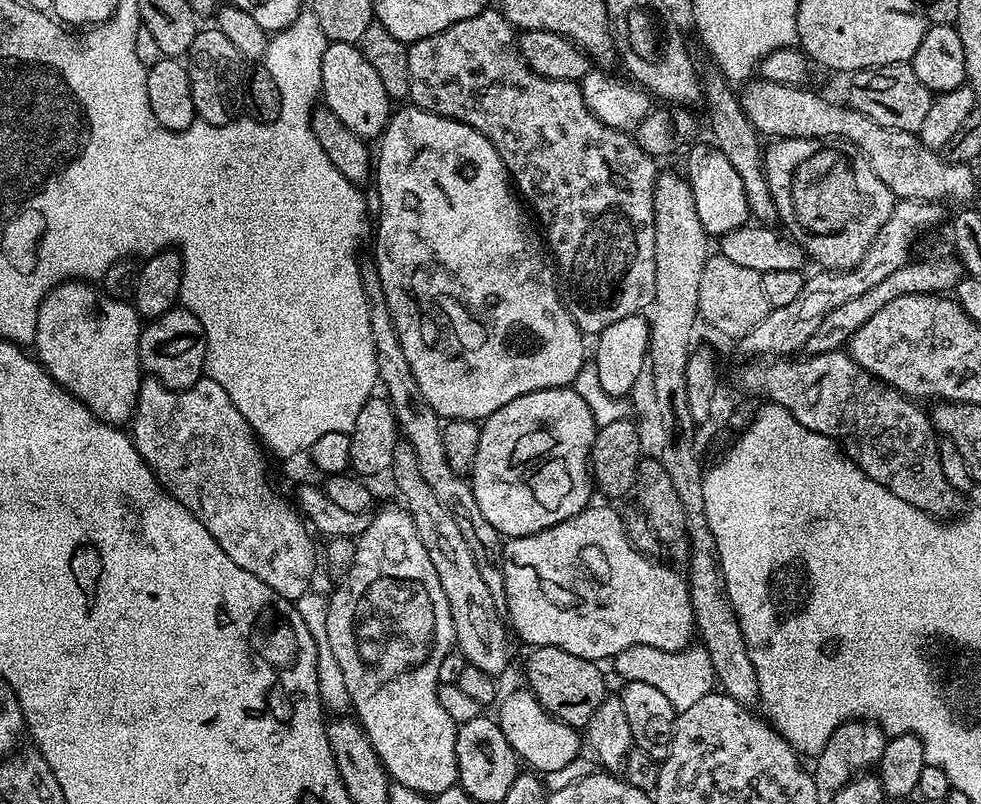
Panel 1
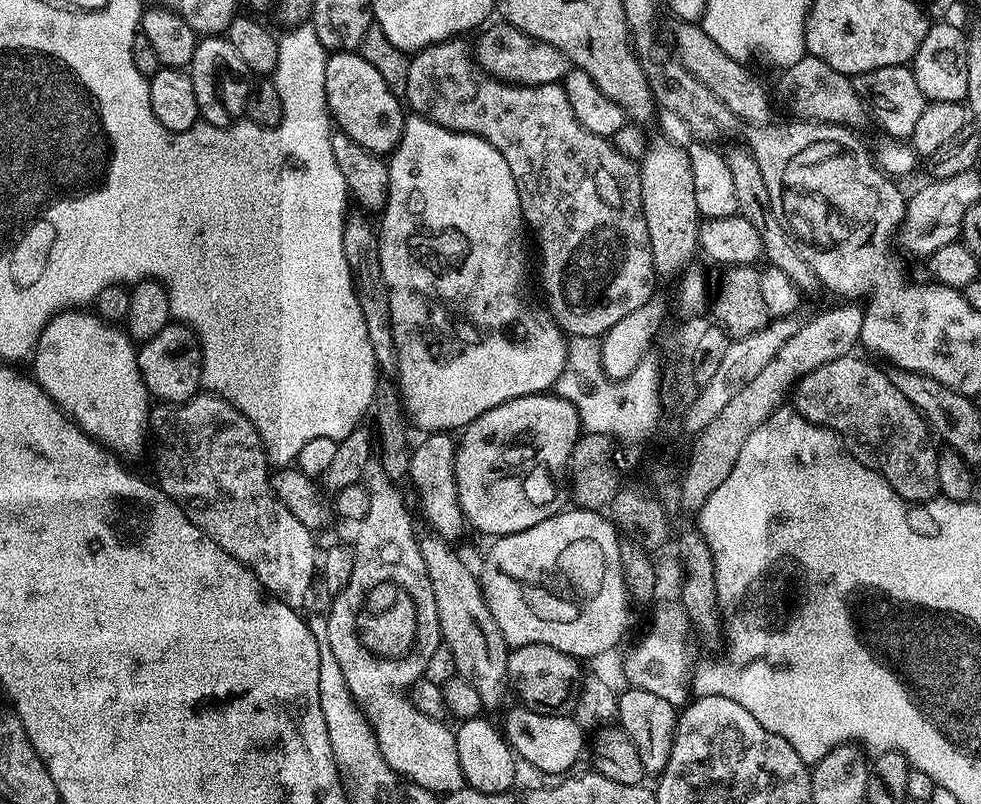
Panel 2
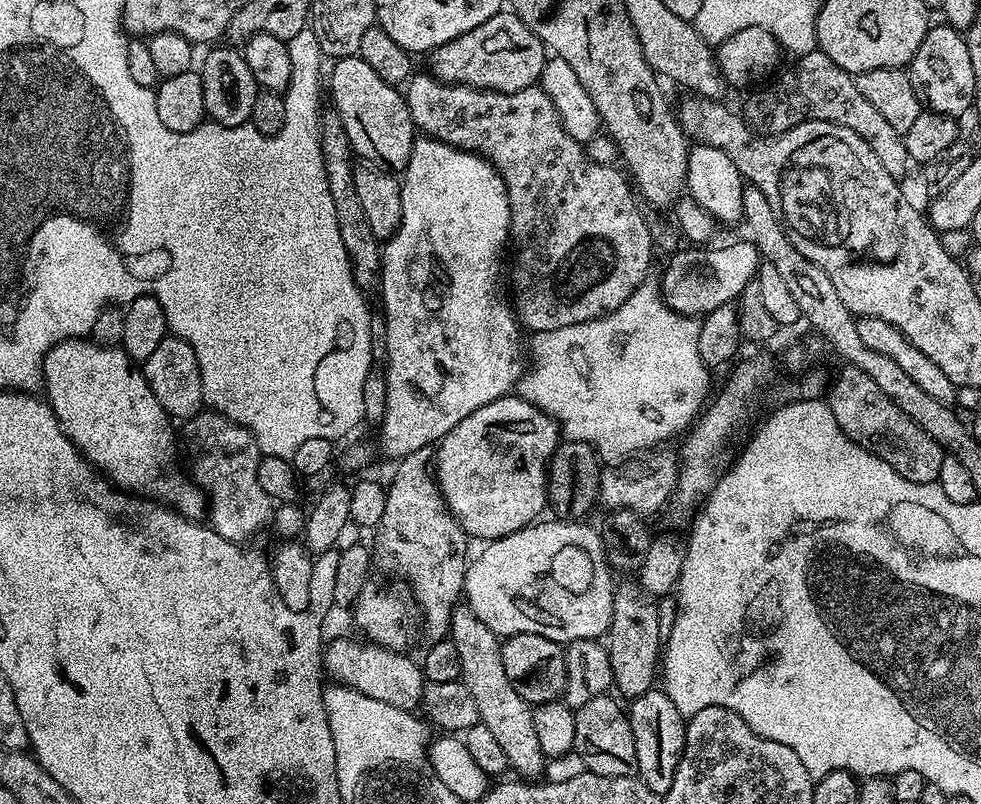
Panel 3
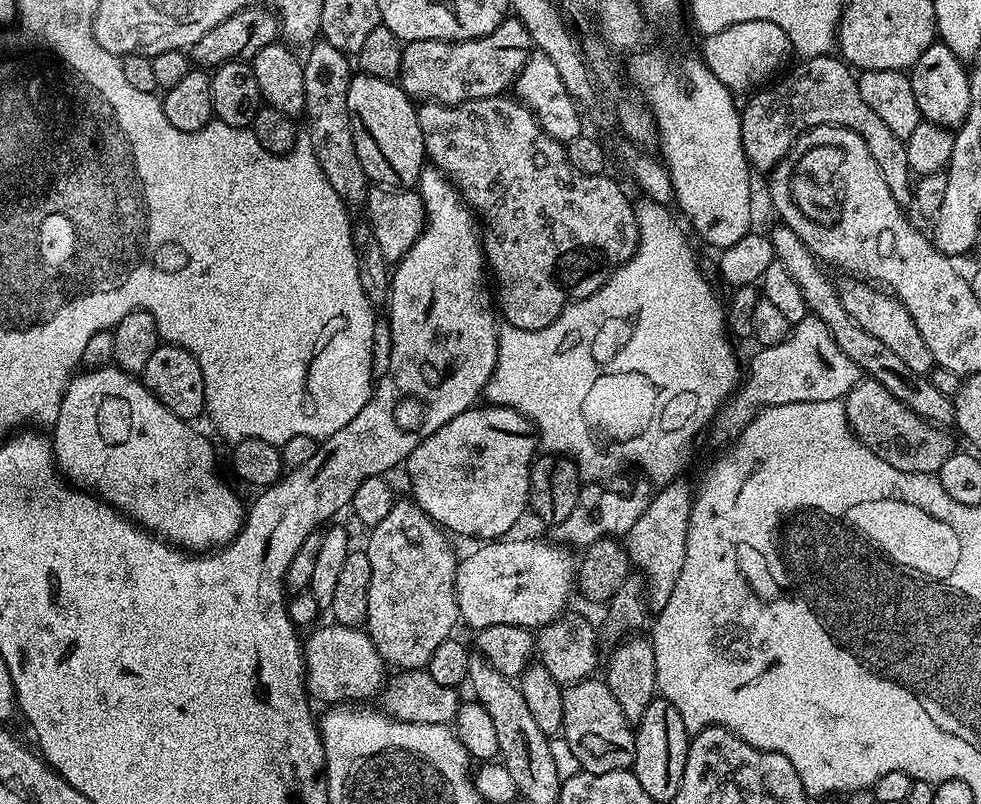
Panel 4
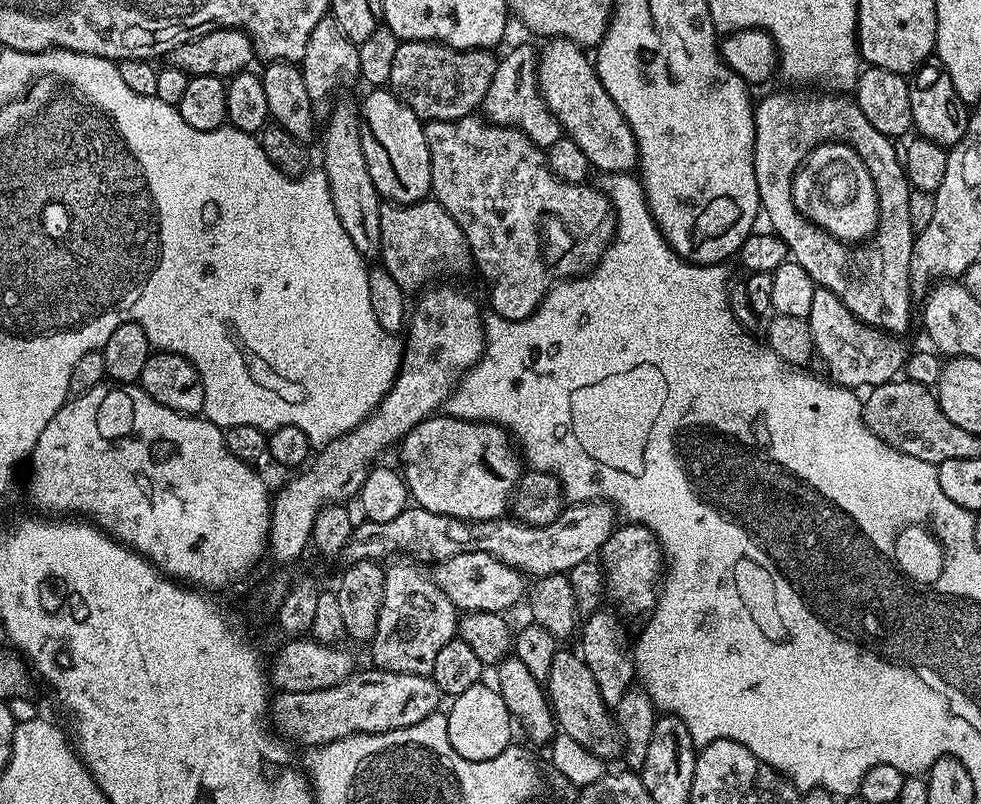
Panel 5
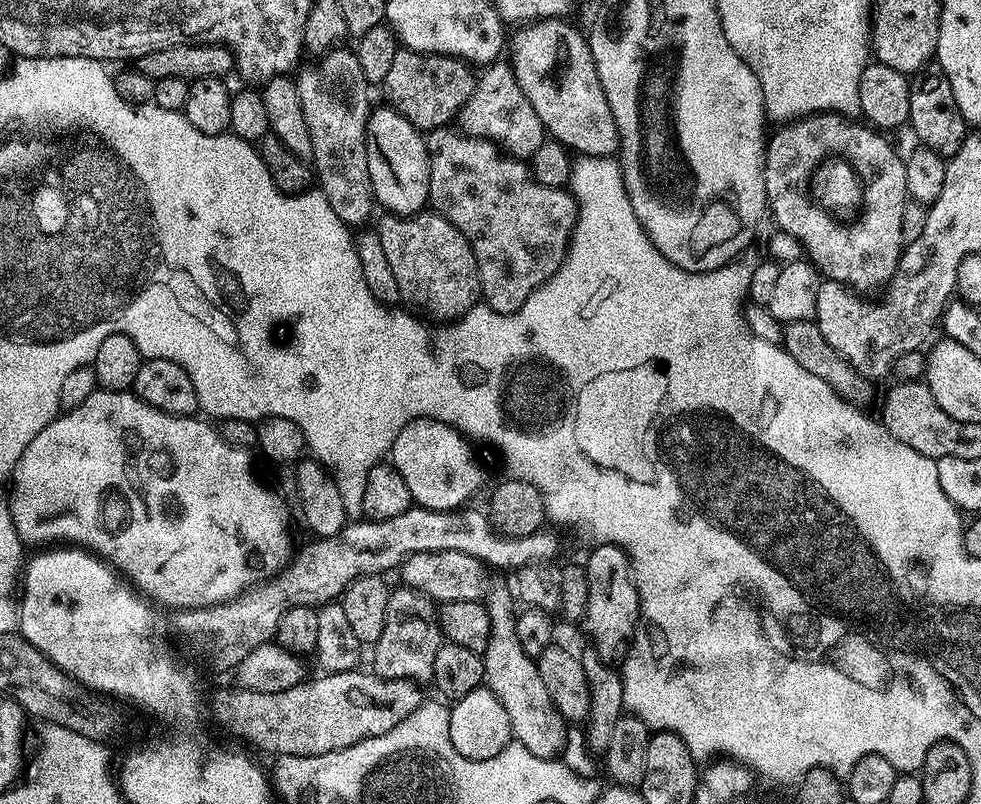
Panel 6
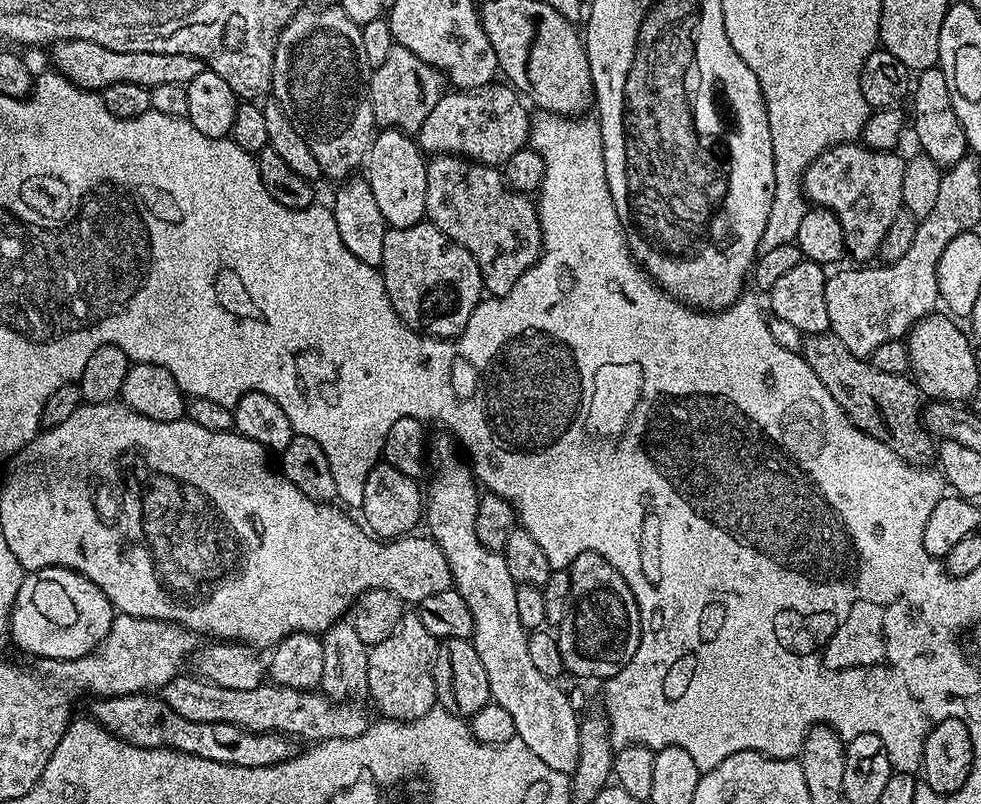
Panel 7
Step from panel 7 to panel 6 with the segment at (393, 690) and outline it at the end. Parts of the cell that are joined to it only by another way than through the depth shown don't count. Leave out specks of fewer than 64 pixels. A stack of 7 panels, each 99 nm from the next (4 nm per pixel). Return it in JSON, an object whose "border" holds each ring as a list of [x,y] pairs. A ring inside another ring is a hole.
{"border":[[[407,586],[393,591],[386,606],[386,626],[382,626],[382,638],[374,645],[371,667],[377,676],[387,680],[414,680],[426,682],[434,674],[434,654],[438,654],[442,637],[438,608],[423,592],[415,592]]]}

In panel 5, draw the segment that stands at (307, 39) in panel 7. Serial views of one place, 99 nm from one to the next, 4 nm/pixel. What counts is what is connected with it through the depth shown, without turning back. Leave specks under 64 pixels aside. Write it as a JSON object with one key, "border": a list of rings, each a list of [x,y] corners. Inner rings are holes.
{"border":[[[342,100],[331,109],[326,120],[328,125],[325,128],[323,125],[322,128],[322,136],[324,132],[322,170],[328,179],[330,198],[334,198],[334,210],[338,210],[338,222],[342,222],[342,230],[346,230],[350,242],[358,246],[358,254],[362,254],[365,258],[372,258],[372,256],[376,258],[380,255],[382,197],[370,178],[370,170],[366,170],[366,154],[362,154],[357,105]]]}

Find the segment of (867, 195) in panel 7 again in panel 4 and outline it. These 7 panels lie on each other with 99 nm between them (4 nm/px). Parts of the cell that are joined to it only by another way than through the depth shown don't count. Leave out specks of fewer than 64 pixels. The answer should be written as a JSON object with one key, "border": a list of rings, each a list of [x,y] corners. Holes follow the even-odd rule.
{"border":[[[836,54],[810,56],[799,63],[789,76],[781,75],[771,86],[753,91],[747,97],[748,105],[743,105],[740,129],[749,165],[755,171],[757,168],[764,174],[771,173],[802,133],[818,126],[849,128],[860,135],[866,146],[870,146],[870,154],[874,154],[874,162],[878,162],[878,170],[882,170],[882,178],[886,178],[894,202],[901,206],[911,205],[914,174],[910,162],[906,162],[905,141],[887,129],[882,118],[866,106],[862,94],[858,94],[857,73]],[[844,278],[844,281],[838,284],[838,291],[842,298],[842,306],[846,306],[846,314],[850,314],[850,318],[854,318],[854,322],[858,322],[858,326],[862,326],[866,334],[874,334],[874,338],[883,342],[893,354],[898,354],[898,358],[902,358],[902,362],[906,362],[910,370],[923,376],[931,373],[934,361],[930,350],[926,342],[922,342],[922,334],[918,334],[914,318],[910,318],[906,306],[902,306],[897,296],[883,287],[859,278]]]}

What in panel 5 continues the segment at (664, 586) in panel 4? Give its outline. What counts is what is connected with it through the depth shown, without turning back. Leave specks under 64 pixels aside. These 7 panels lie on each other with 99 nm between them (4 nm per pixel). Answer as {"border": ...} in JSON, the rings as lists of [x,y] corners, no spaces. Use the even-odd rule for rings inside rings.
{"border":[[[621,523],[612,529],[610,538],[606,538],[600,547],[598,563],[604,570],[607,595],[617,604],[615,607],[625,617],[647,617],[658,603],[658,589],[666,568],[666,557],[656,541],[656,535],[644,524]]]}

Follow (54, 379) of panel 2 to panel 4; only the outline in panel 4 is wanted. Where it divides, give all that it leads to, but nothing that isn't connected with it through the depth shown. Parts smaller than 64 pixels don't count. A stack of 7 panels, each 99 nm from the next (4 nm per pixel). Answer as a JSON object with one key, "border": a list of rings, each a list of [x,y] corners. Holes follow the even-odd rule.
{"border":[[[109,366],[73,375],[64,392],[56,423],[51,425],[50,439],[56,466],[65,481],[99,496],[117,512],[123,512],[132,523],[155,532],[169,544],[193,554],[203,554],[228,544],[239,535],[246,508],[220,481],[211,442],[192,427],[189,421],[166,410],[135,375]]]}

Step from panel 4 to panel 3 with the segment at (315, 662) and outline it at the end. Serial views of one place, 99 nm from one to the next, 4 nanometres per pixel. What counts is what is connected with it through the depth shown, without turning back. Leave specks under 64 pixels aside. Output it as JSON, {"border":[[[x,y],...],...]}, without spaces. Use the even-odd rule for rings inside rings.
{"border":[[[355,639],[336,640],[329,648],[327,645],[323,649],[325,673],[335,683],[358,690],[358,694],[366,694],[366,698],[378,698],[378,702],[390,702],[390,706],[398,706],[398,710],[415,713],[424,699],[426,681],[423,667],[404,656],[408,654],[403,651]]]}

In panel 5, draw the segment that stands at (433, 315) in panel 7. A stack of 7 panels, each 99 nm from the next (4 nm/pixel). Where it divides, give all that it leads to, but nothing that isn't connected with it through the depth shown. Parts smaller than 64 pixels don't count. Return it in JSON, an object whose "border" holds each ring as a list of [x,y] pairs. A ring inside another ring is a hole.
{"border":[[[435,198],[420,200],[416,204],[385,203],[380,209],[380,217],[382,234],[379,259],[405,294],[419,293],[425,286],[441,278],[460,276],[467,268],[473,267],[472,251],[458,222],[446,214]]]}

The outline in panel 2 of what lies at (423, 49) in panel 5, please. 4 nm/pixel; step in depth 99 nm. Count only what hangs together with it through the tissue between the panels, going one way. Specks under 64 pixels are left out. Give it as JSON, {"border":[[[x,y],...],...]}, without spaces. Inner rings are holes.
{"border":[[[489,23],[479,33],[481,36],[476,40],[476,48],[474,44],[474,60],[483,71],[505,84],[517,86],[560,84],[563,81],[570,65],[568,59],[562,54],[562,50],[550,46],[550,42],[542,42],[538,38],[526,35],[513,24],[499,23]]]}

